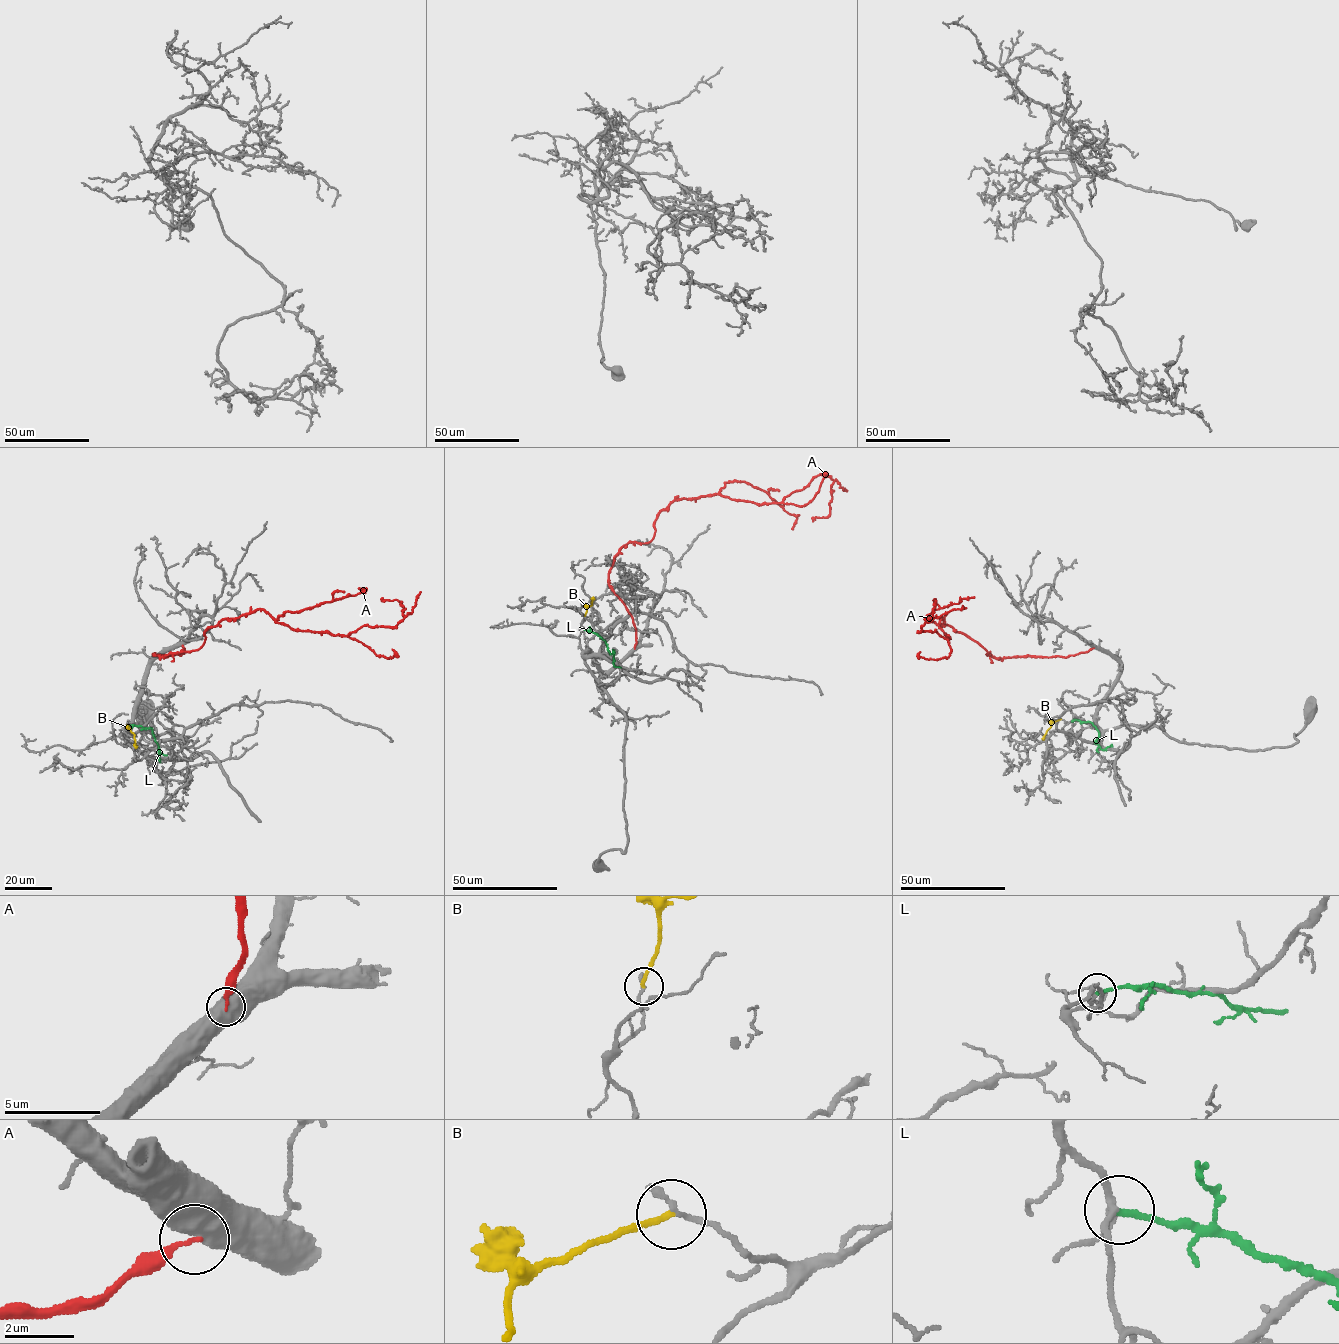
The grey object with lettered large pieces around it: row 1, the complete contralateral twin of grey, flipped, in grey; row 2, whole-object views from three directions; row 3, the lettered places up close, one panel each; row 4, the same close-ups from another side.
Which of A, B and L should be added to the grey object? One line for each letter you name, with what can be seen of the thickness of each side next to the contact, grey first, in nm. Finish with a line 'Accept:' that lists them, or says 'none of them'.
Accept: none of them

